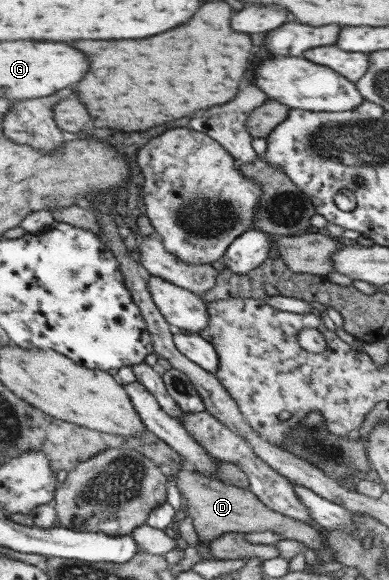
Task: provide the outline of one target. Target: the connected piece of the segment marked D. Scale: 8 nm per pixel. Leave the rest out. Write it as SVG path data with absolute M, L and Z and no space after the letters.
M189 467L180 469L174 477L180 496L183 498L183 506L187 510L187 515L193 519L194 528L198 534L198 544L209 547L212 540L225 534L225 532L273 531L281 534L282 539L298 540L316 551L327 548L319 528L274 512L261 503L249 488L242 489L227 485L219 479L208 477Z

